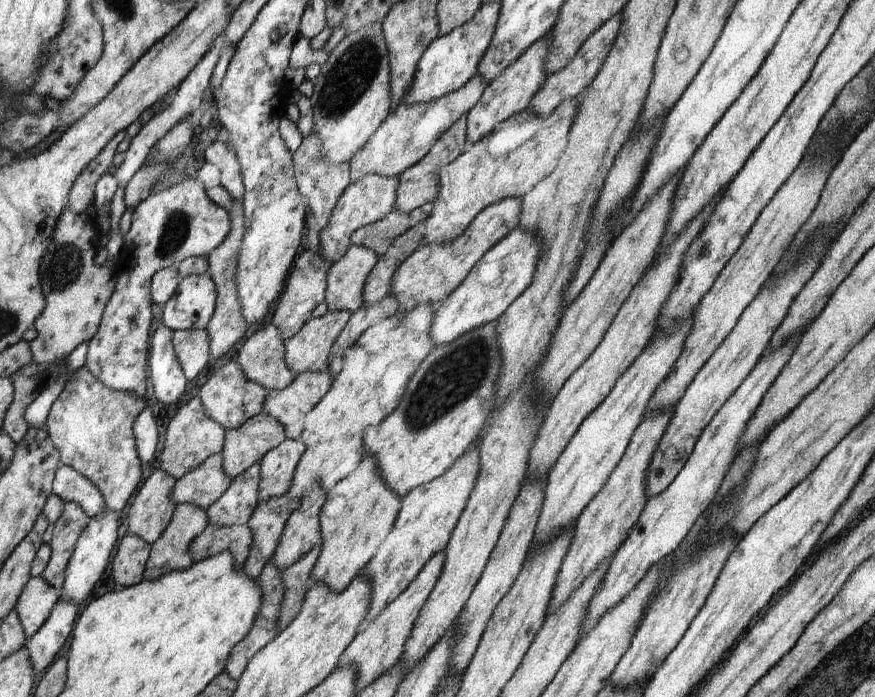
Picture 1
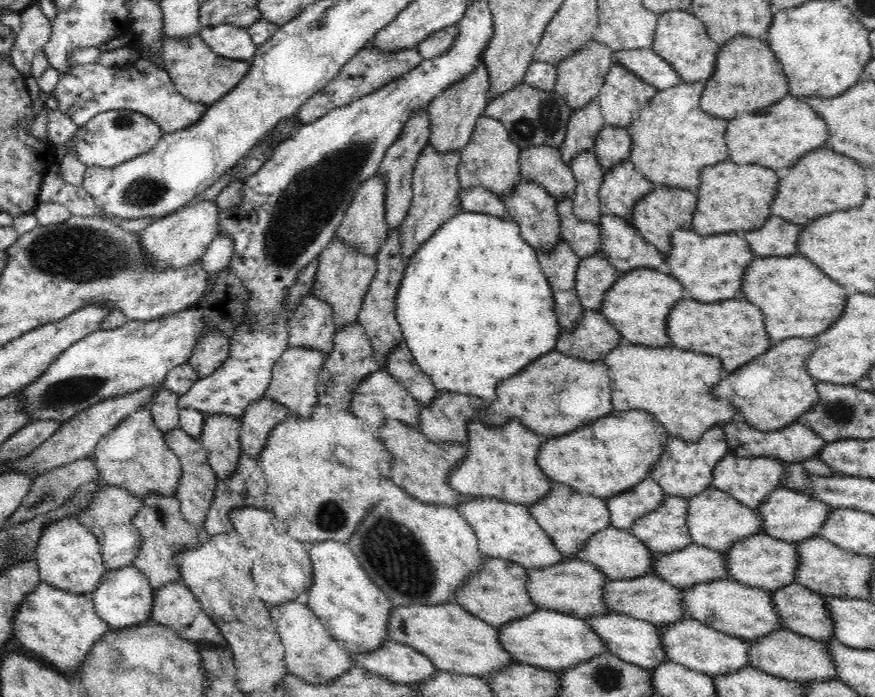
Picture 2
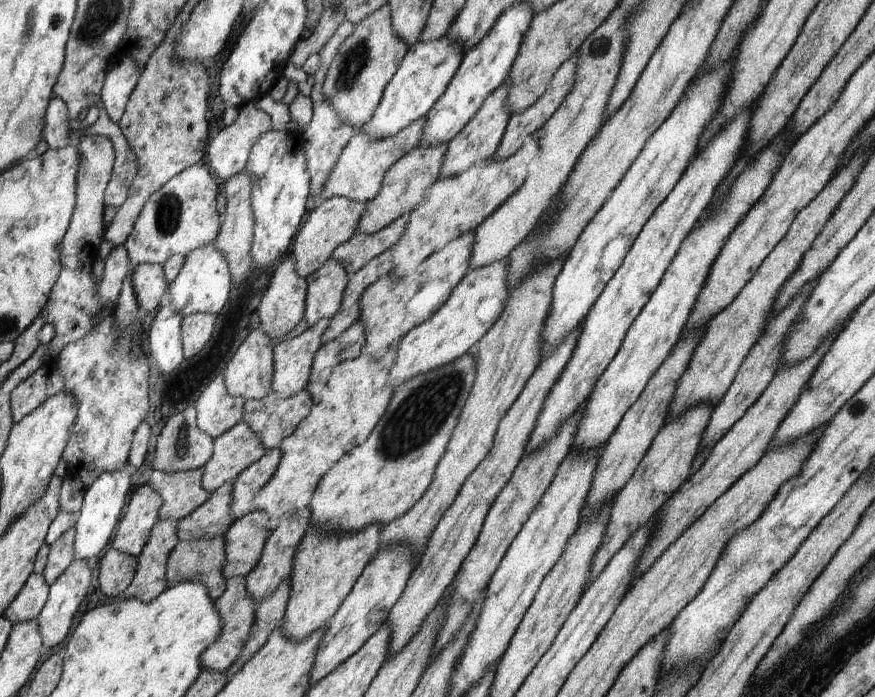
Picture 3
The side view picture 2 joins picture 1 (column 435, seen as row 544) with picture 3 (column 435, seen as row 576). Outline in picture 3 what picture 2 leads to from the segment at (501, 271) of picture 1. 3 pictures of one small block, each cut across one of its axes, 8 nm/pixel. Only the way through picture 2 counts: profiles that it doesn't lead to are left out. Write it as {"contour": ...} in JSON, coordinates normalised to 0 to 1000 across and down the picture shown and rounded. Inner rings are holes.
{"contour":[[[581,370],[555,379],[544,387],[536,387],[505,442],[488,462],[471,471],[454,492],[455,514],[446,531],[446,548],[450,548],[451,557],[475,537],[510,525],[541,502],[576,446],[584,419],[578,399],[581,399]]]}

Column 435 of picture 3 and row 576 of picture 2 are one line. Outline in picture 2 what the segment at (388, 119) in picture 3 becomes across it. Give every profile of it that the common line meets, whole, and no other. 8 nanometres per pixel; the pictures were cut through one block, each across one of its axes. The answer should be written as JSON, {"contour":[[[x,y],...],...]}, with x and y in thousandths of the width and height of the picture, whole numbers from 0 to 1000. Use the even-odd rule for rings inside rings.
{"contour":[[[73,740],[59,752],[53,752],[46,769],[40,801],[47,834],[87,854],[107,851],[115,838],[120,821],[123,819],[110,768],[91,752],[89,743],[85,740]]]}

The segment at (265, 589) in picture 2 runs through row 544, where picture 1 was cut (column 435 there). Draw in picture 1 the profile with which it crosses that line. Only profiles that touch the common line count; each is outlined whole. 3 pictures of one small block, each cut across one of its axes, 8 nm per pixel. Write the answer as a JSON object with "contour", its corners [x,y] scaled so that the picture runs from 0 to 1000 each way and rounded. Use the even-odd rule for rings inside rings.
{"contour":[[[577,283],[575,287],[553,298],[539,320],[517,347],[510,350],[482,350],[474,362],[455,382],[446,405],[446,420],[457,433],[455,451],[472,445],[480,436],[499,439],[512,426],[537,392],[537,387],[571,344],[594,321],[597,307],[597,283]]]}

